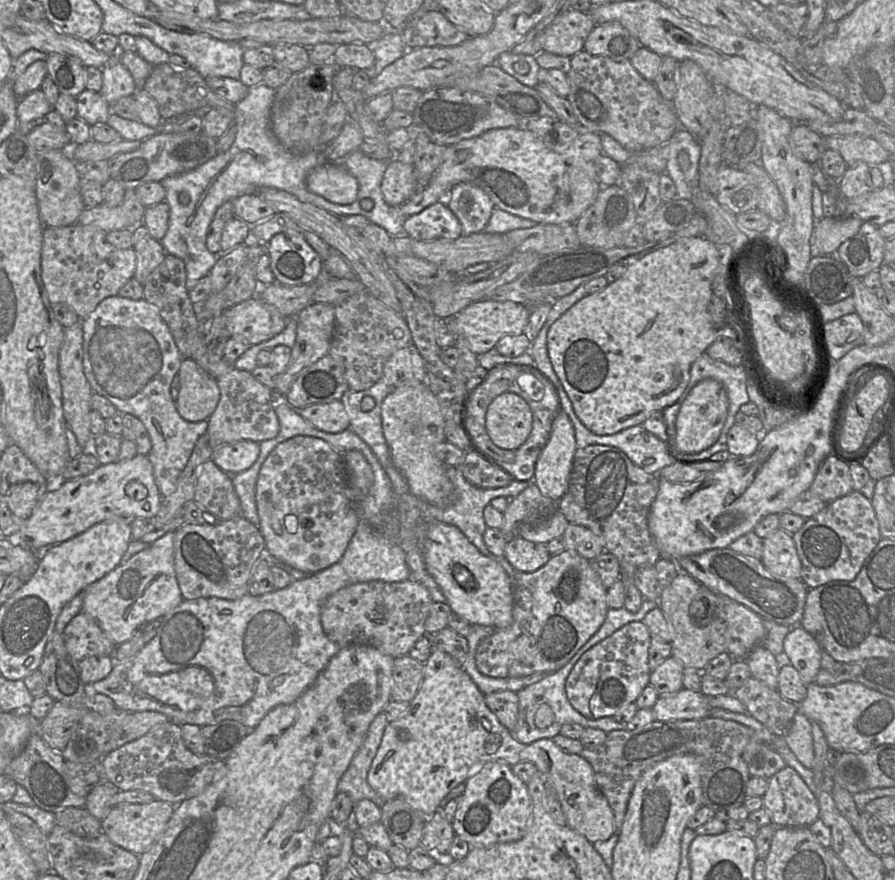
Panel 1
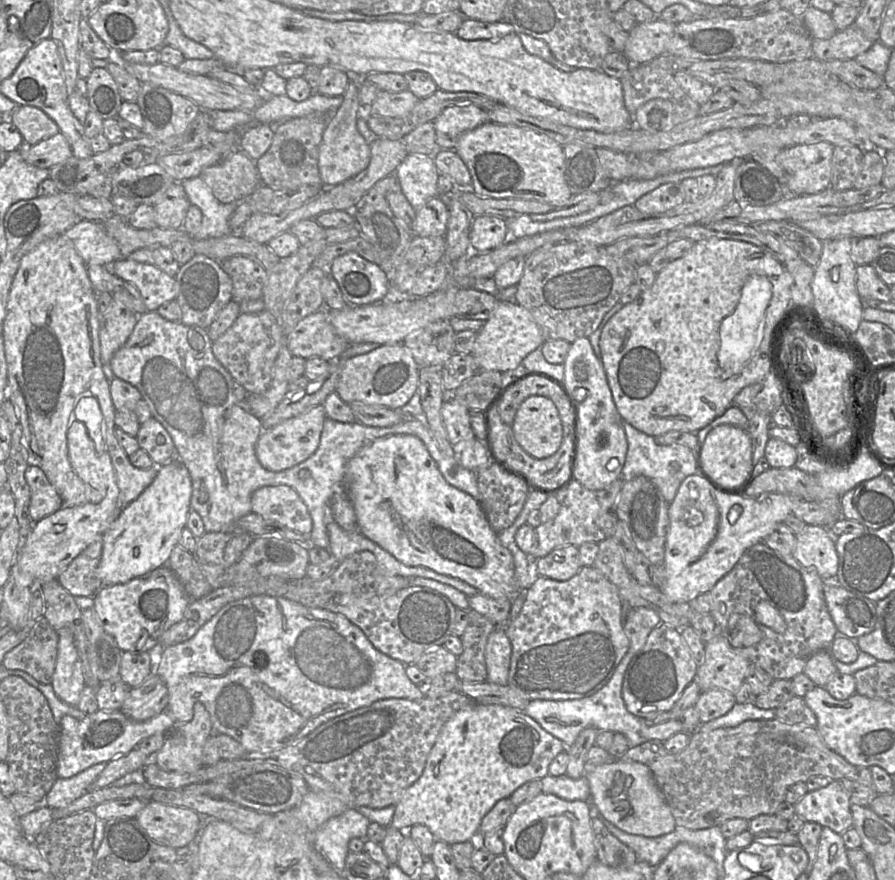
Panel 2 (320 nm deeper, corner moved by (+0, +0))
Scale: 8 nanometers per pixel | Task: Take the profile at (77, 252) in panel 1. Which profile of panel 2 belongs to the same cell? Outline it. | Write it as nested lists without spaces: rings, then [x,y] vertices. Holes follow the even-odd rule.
[[[121,258],[106,267],[110,273],[136,287],[148,311],[155,312],[178,294],[175,278],[156,266]]]

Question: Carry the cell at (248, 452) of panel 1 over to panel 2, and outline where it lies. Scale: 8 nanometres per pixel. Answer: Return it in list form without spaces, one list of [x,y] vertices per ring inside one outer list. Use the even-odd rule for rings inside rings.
[[[318,405],[299,416],[264,429],[255,446],[255,453],[260,464],[267,470],[280,472],[308,459],[319,446],[323,424],[326,419],[323,405]]]

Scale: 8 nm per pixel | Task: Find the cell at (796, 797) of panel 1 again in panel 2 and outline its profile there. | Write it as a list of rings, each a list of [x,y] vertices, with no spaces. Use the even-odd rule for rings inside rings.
[[[840,781],[809,791],[794,804],[795,814],[805,822],[815,822],[838,834],[853,828],[852,802]]]

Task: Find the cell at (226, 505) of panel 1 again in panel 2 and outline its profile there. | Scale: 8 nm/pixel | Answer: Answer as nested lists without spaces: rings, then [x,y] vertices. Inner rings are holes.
[[[286,485],[264,486],[251,496],[251,513],[290,530],[309,535],[313,521],[298,493]]]

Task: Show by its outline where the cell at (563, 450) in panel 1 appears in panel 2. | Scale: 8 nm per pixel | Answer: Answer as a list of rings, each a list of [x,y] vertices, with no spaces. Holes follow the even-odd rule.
[[[579,338],[571,343],[563,365],[565,375],[562,383],[577,407],[572,479],[590,490],[604,489],[622,474],[628,450],[623,420],[613,400],[604,366],[588,338]]]

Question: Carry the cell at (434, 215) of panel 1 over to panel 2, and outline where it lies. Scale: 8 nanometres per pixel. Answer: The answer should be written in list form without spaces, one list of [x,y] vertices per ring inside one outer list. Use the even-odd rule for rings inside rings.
[[[473,216],[469,238],[473,252],[493,251],[510,239],[507,220],[497,216]]]

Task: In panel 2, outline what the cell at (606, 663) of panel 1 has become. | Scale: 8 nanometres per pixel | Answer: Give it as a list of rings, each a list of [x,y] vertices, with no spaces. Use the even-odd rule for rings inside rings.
[[[664,623],[653,628],[644,646],[634,654],[625,670],[622,698],[627,710],[639,718],[670,711],[683,690],[695,680],[698,664],[679,630]]]

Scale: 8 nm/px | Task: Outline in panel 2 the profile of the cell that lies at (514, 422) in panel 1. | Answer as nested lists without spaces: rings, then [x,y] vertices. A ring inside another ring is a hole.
[[[531,396],[519,406],[511,425],[514,437],[532,457],[544,459],[559,449],[563,424],[555,403],[544,396]]]

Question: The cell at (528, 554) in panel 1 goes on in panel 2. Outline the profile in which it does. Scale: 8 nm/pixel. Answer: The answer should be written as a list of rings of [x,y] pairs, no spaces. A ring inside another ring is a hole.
[[[573,545],[557,548],[535,560],[535,566],[539,576],[557,581],[569,580],[582,567],[579,549]]]

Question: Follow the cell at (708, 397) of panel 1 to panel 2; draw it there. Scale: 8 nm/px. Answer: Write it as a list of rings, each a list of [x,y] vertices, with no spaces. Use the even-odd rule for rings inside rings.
[[[722,424],[713,428],[700,446],[698,461],[710,478],[733,491],[746,491],[754,479],[750,435],[736,426]]]

